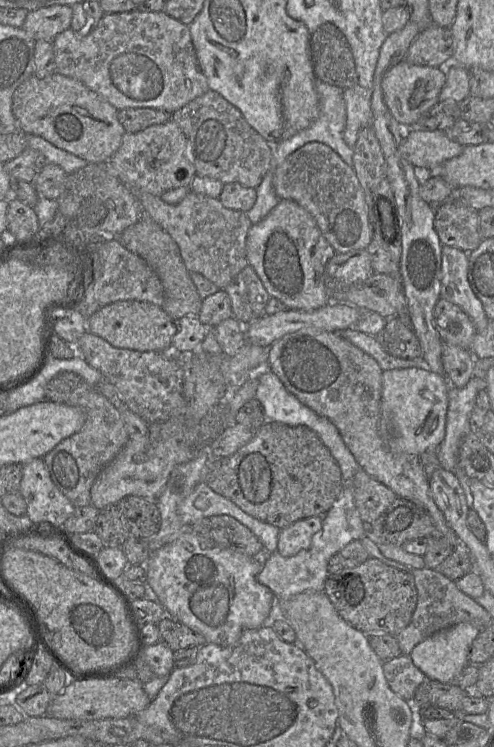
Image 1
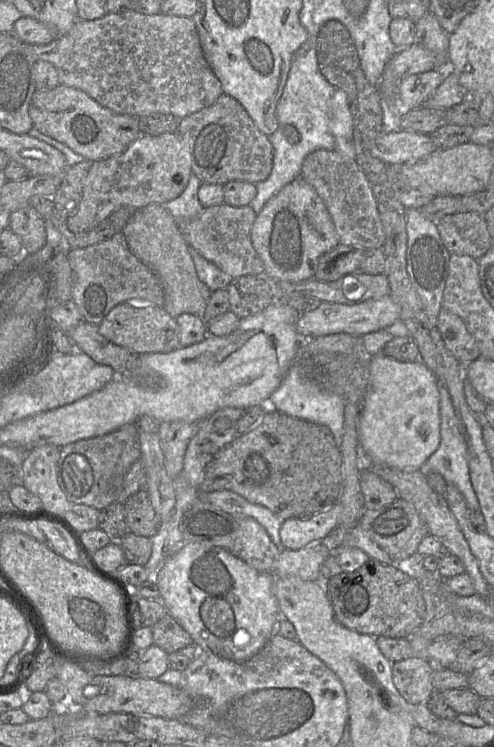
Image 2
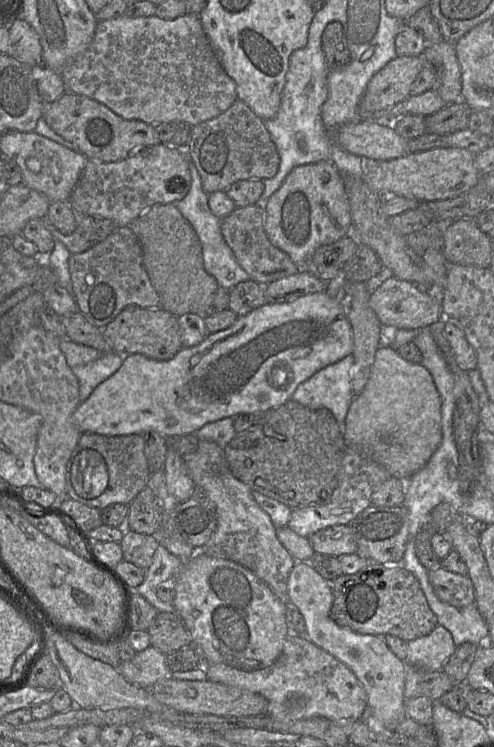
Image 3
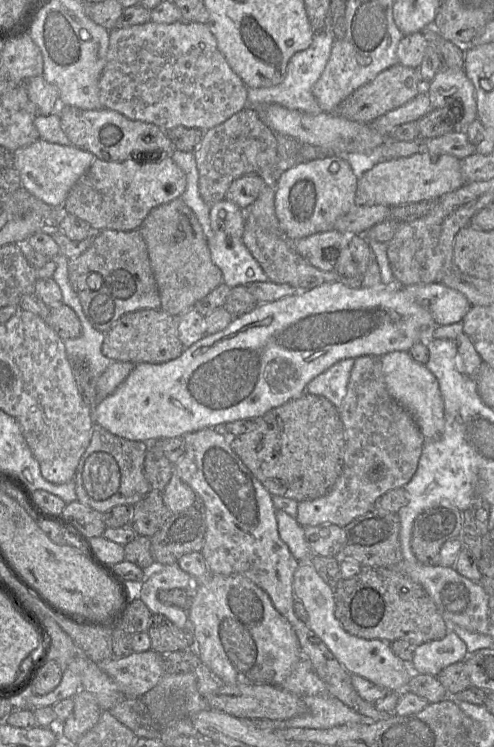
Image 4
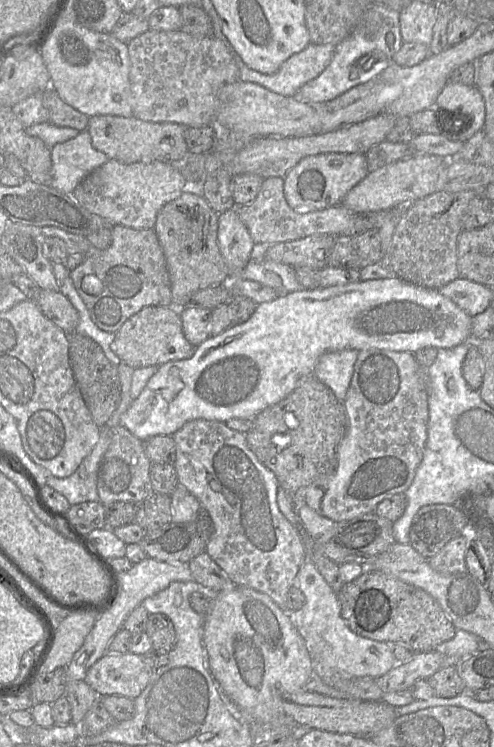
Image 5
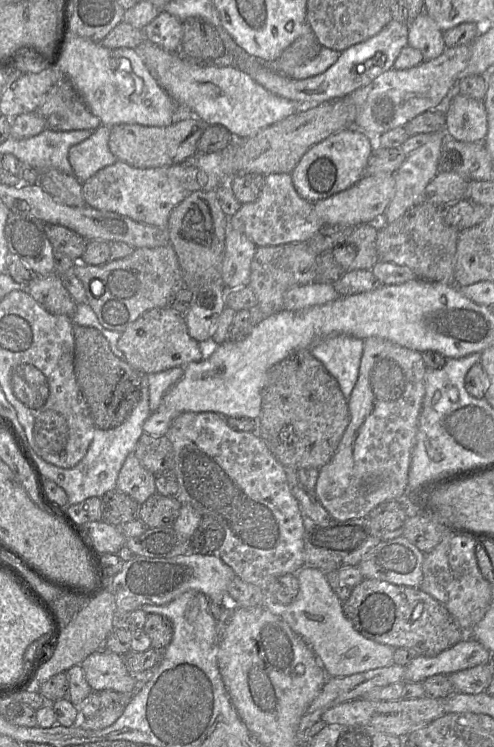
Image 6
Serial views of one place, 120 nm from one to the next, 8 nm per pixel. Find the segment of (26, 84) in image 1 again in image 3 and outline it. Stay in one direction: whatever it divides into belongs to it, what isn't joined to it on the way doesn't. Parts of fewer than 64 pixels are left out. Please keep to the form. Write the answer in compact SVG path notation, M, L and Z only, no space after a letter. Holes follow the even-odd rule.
M68 90L55 101L42 104L42 116L49 127L65 140L77 145L88 159L117 162L126 159L137 149L162 143L152 125L123 119L106 105Z

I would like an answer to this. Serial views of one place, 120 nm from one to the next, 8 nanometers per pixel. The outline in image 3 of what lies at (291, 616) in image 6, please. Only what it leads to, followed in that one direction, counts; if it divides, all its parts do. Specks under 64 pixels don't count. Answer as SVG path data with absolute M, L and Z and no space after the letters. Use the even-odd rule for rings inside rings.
M296 562L296 564L293 566L290 574L289 574L289 577L288 577L288 581L287 581L287 591L288 591L288 597L289 597L289 603L292 607L295 607L299 610L299 612L302 614L303 618L304 618L304 621L305 621L305 637L307 639L309 639L313 644L315 644L316 646L318 646L319 648L321 648L322 650L324 650L325 652L327 652L328 654L334 656L336 659L338 659L340 662L344 663L354 674L355 676L357 677L357 679L360 681L360 683L362 684L366 694L367 694L367 704L366 704L366 714L364 715L364 719L359 719L359 720L364 720L367 725L372 728L374 731L394 731L395 728L397 727L397 725L400 723L400 721L406 716L405 715L405 710L404 710L404 704L405 704L405 696L404 696L404 683L405 683L405 671L406 671L406 668L407 668L407 664L400 660L389 648L388 646L386 645L385 641L383 640L383 637L385 635L369 635L369 634L359 634L359 633L356 633L354 631L352 631L351 629L347 628L347 627L341 627L339 625L337 625L335 623L334 620L332 620L332 618L330 617L330 611L331 611L331 608L332 608L332 604L333 604L333 592L332 592L332 585L331 585L332 582L328 582L326 581L323 577L321 577L321 575L313 568L313 566L310 564L310 563L307 563L307 562Z

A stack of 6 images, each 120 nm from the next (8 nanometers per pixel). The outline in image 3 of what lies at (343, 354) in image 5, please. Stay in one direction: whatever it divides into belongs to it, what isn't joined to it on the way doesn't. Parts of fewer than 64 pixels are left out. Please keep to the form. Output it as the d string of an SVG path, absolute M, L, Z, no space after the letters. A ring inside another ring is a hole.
M353 354L347 355L343 359L330 364L316 372L309 379L302 382L293 393L291 400L302 404L310 409L328 409L340 425L344 434L344 424L354 398L351 387L351 369L354 365Z

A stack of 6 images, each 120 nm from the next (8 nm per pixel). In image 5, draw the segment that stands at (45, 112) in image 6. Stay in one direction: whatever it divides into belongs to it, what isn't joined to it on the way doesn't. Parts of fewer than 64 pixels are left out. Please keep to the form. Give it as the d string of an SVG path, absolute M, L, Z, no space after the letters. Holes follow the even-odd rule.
M48 88L42 93L42 103L52 124L71 127L78 131L87 129L90 117L65 103L53 88Z

